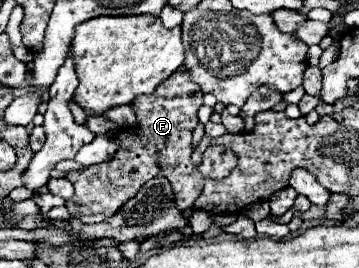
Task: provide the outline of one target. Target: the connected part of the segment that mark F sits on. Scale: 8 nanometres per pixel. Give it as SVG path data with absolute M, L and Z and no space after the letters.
M182 66L178 68L168 80L164 80L152 94L138 96L132 102L132 108L138 116L138 126L132 128L132 134L116 134L116 142L120 144L120 150L110 158L108 162L88 166L80 172L68 172L68 180L74 184L76 192L66 202L66 208L72 218L82 220L84 224L94 224L110 218L116 214L124 202L128 202L136 192L156 176L166 176L174 190L174 202L180 210L190 208L196 198L200 196L204 188L206 178L222 178L232 172L236 164L236 156L232 150L226 154L224 162L224 174L222 170L216 170L216 174L210 174L206 166L192 164L192 132L198 122L198 108L204 104L202 100L204 92L200 86L196 86L188 70Z

